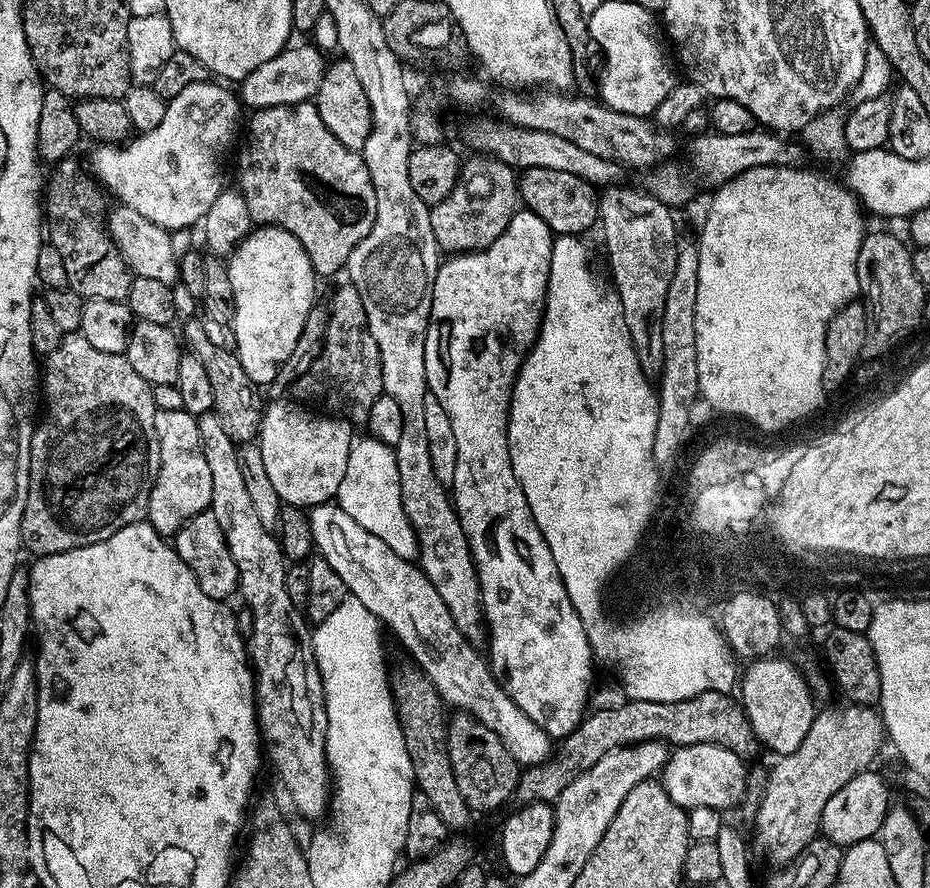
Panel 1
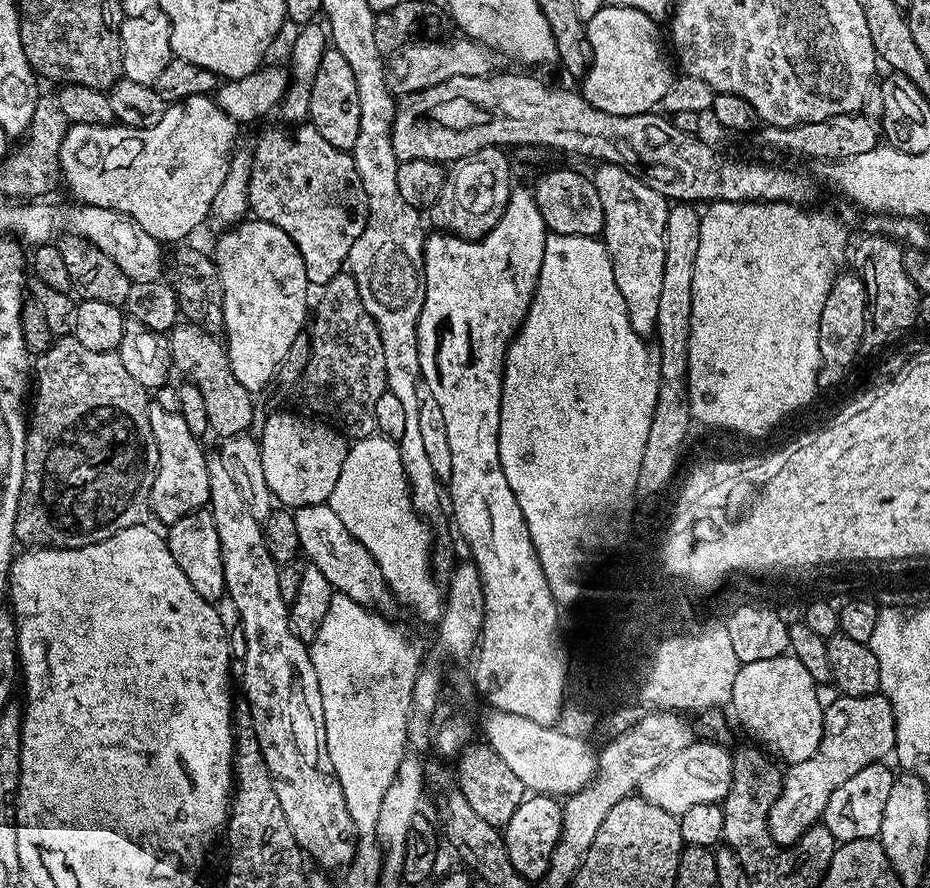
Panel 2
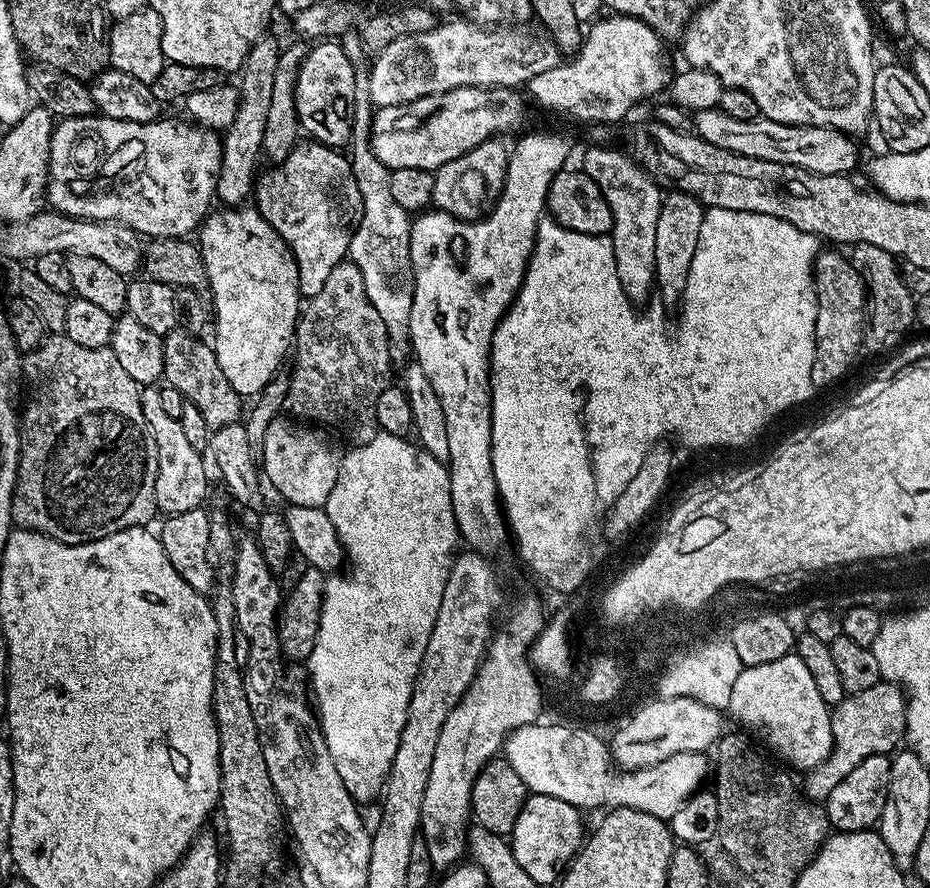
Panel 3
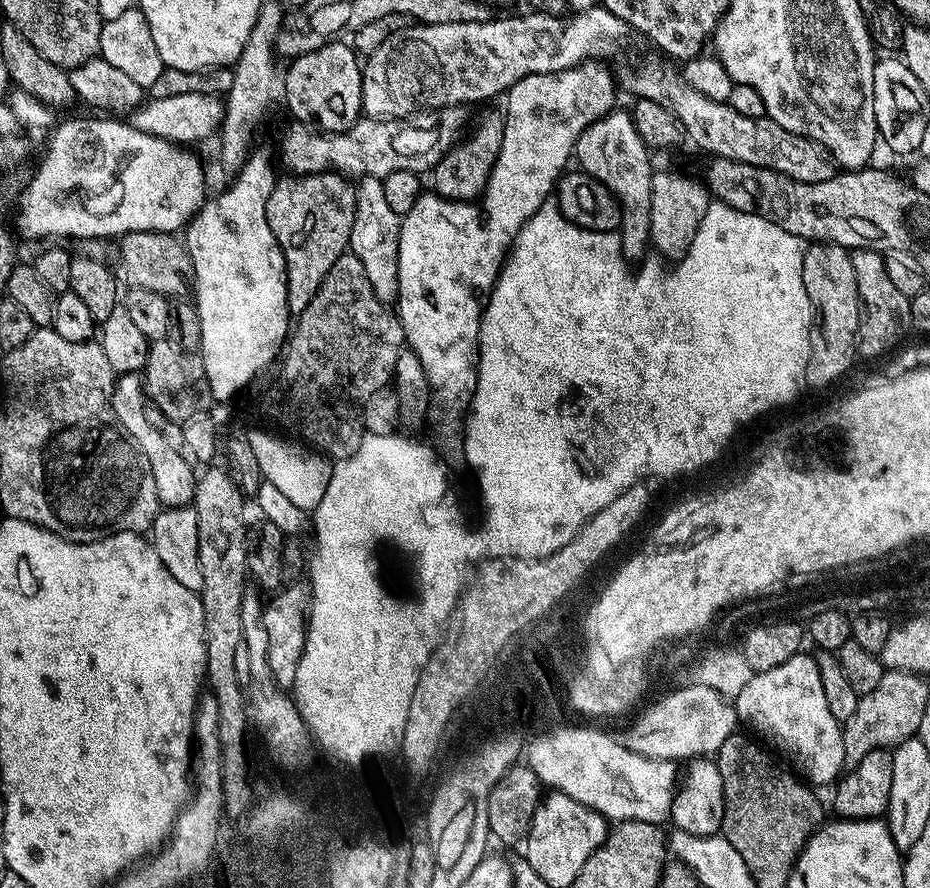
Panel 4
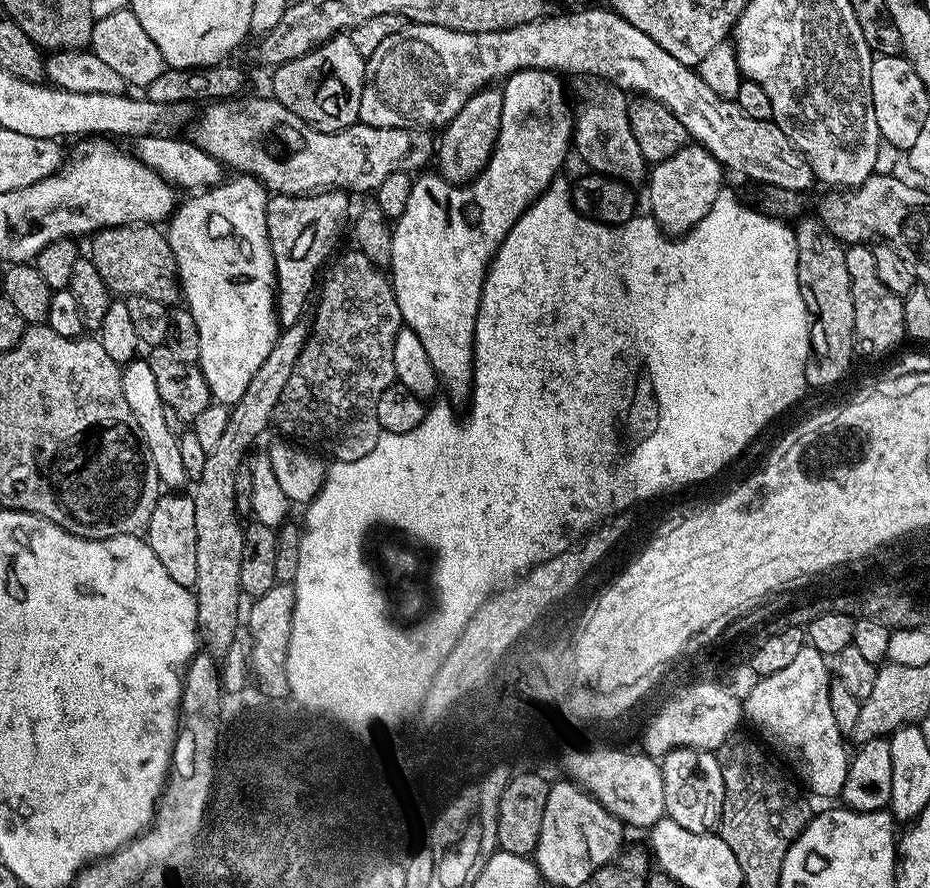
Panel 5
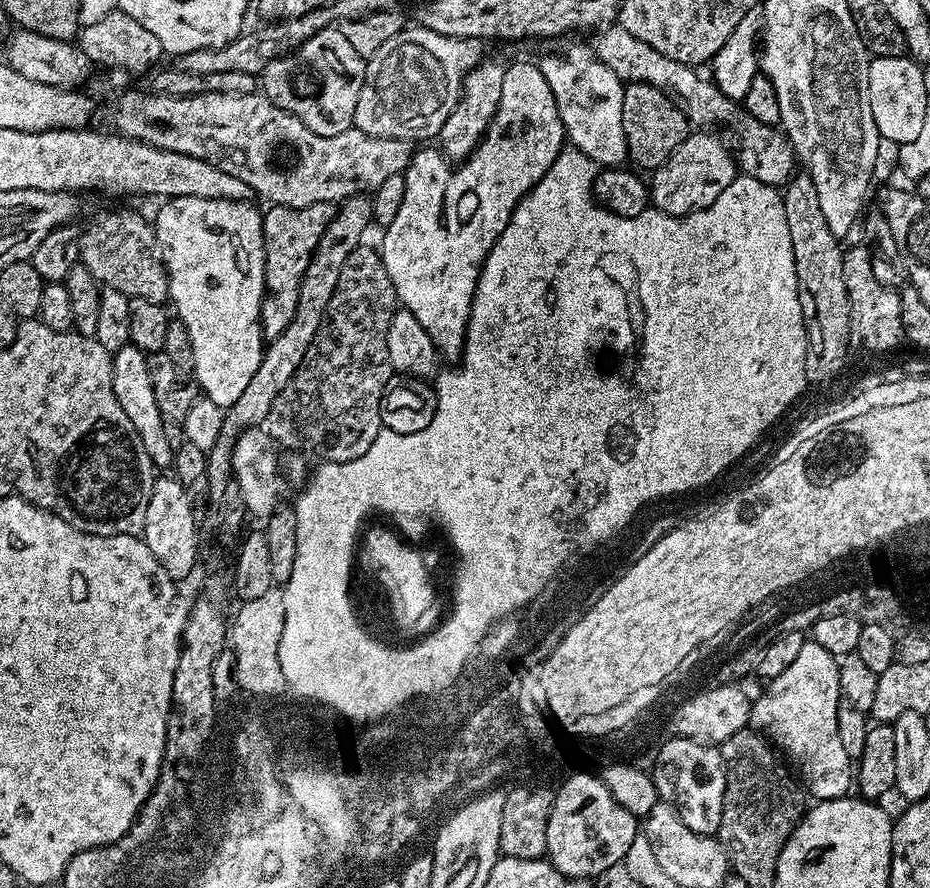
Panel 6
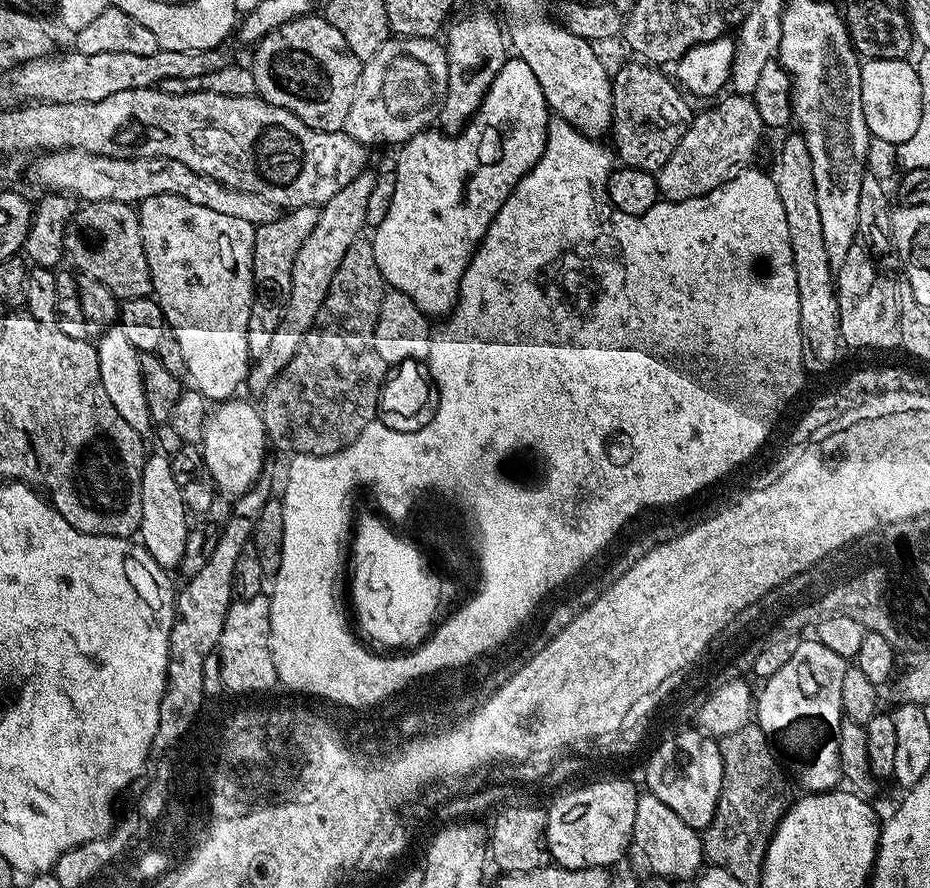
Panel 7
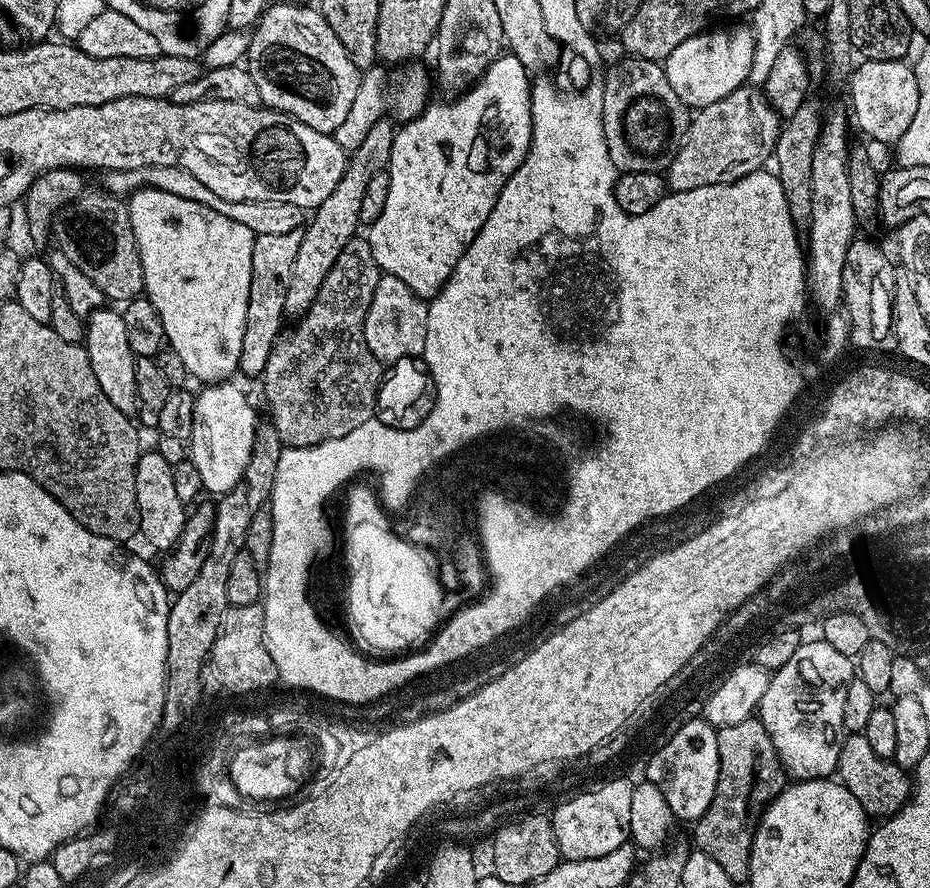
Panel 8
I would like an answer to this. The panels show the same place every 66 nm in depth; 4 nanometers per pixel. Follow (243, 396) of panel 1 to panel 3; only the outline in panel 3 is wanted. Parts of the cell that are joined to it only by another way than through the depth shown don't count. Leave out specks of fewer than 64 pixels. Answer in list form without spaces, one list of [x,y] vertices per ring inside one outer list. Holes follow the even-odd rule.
[[[176,327],[173,332],[167,332],[164,341],[164,375],[163,379],[169,385],[180,391],[187,403],[202,410],[202,418],[206,418],[209,429],[230,426],[241,419],[240,404],[242,397],[236,393],[234,386],[222,374],[222,366],[218,364],[216,349],[211,343],[203,344],[199,335]]]

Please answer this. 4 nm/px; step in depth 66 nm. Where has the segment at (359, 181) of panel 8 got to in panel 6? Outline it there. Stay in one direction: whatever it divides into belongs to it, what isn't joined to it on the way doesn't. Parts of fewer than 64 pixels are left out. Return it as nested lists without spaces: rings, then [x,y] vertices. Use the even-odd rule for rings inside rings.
[[[371,195],[347,196],[345,200],[339,201],[331,222],[318,242],[316,253],[310,258],[310,266],[306,266],[306,274],[298,290],[298,310],[294,310],[294,319],[290,326],[286,326],[286,330],[282,330],[282,334],[278,334],[278,338],[267,341],[262,362],[258,370],[254,370],[254,378],[250,378],[246,390],[242,390],[238,402],[234,402],[223,413],[220,434],[225,441],[235,441],[244,429],[263,425],[266,414],[270,414],[270,406],[274,406],[274,398],[278,398],[286,382],[294,378],[298,366],[302,366],[302,358],[306,358],[306,350],[310,350],[322,326],[330,298],[334,298],[334,286],[338,286],[338,277],[342,274],[342,265],[346,263],[346,254],[352,253],[362,243],[364,231],[372,223]]]

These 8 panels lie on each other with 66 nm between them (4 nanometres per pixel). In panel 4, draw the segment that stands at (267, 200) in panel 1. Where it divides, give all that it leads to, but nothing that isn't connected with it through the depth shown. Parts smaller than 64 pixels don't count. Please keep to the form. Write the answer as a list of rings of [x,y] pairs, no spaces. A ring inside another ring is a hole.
[[[334,171],[315,172],[312,176],[288,174],[277,179],[274,190],[266,202],[266,222],[270,222],[270,230],[278,242],[286,262],[286,278],[288,279],[288,311],[298,314],[310,306],[314,294],[322,286],[326,274],[330,274],[330,266],[338,262],[338,258],[349,251],[348,239],[354,226],[356,213],[356,189],[349,177]]]

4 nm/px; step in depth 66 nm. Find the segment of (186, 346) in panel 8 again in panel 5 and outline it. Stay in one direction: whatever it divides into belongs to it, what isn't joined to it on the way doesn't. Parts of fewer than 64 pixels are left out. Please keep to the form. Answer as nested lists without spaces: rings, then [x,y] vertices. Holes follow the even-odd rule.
[[[243,174],[235,178],[225,179],[223,184],[217,184],[215,188],[197,191],[188,201],[181,203],[176,211],[172,213],[166,224],[166,235],[168,245],[176,259],[176,270],[178,273],[178,284],[182,289],[182,300],[190,314],[193,315],[194,322],[198,326],[198,338],[200,339],[200,360],[198,367],[204,375],[204,383],[207,384],[211,399],[218,404],[229,406],[236,404],[242,394],[246,394],[246,386],[250,386],[250,378],[258,374],[258,366],[266,362],[266,354],[274,346],[276,337],[280,335],[282,328],[276,319],[276,267],[274,266],[274,254],[268,241],[268,231],[266,230],[266,206],[270,196],[263,184],[255,180],[252,176]]]

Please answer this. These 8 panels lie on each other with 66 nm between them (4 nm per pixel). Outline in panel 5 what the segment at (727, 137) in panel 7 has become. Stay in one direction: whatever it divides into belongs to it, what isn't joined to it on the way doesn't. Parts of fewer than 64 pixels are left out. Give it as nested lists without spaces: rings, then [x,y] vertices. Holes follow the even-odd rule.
[[[689,142],[662,163],[651,165],[646,176],[647,211],[660,223],[662,231],[673,238],[679,238],[695,224],[702,222],[706,214],[710,214],[714,202],[725,187],[724,176],[725,169],[702,145]]]

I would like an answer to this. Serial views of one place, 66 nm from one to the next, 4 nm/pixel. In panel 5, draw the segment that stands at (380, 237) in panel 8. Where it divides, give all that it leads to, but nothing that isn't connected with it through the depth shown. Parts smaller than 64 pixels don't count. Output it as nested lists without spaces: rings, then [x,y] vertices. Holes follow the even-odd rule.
[[[531,68],[530,70],[522,70],[515,72],[513,76],[509,76],[503,81],[502,91],[502,122],[498,130],[498,138],[496,139],[496,148],[492,151],[492,156],[488,160],[488,165],[476,175],[475,180],[471,180],[468,184],[451,184],[449,180],[443,180],[438,174],[432,176],[417,175],[412,181],[412,189],[410,190],[410,198],[406,202],[406,210],[402,210],[402,214],[394,221],[394,231],[392,233],[392,259],[390,261],[390,279],[392,289],[396,295],[398,302],[398,310],[403,327],[414,330],[414,334],[418,334],[418,338],[422,338],[422,347],[426,349],[426,354],[430,358],[430,366],[434,366],[437,377],[448,387],[448,392],[452,396],[469,395],[470,389],[474,383],[472,374],[472,345],[474,344],[474,334],[476,333],[476,319],[478,318],[478,310],[480,309],[480,299],[482,298],[482,290],[484,289],[484,279],[488,276],[488,266],[495,258],[496,252],[500,248],[500,243],[506,238],[506,234],[514,226],[514,222],[518,222],[518,218],[527,210],[528,205],[532,204],[539,196],[552,185],[552,181],[557,179],[560,167],[564,164],[568,152],[570,156],[570,141],[572,139],[572,129],[574,127],[574,116],[568,112],[568,100],[564,97],[564,88],[560,85],[561,77],[557,73],[543,72],[541,68]]]

